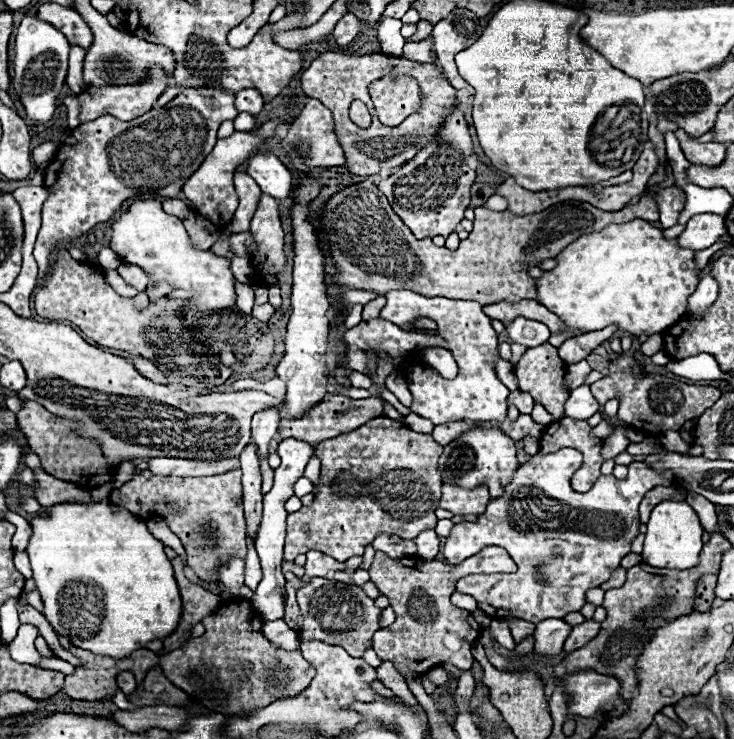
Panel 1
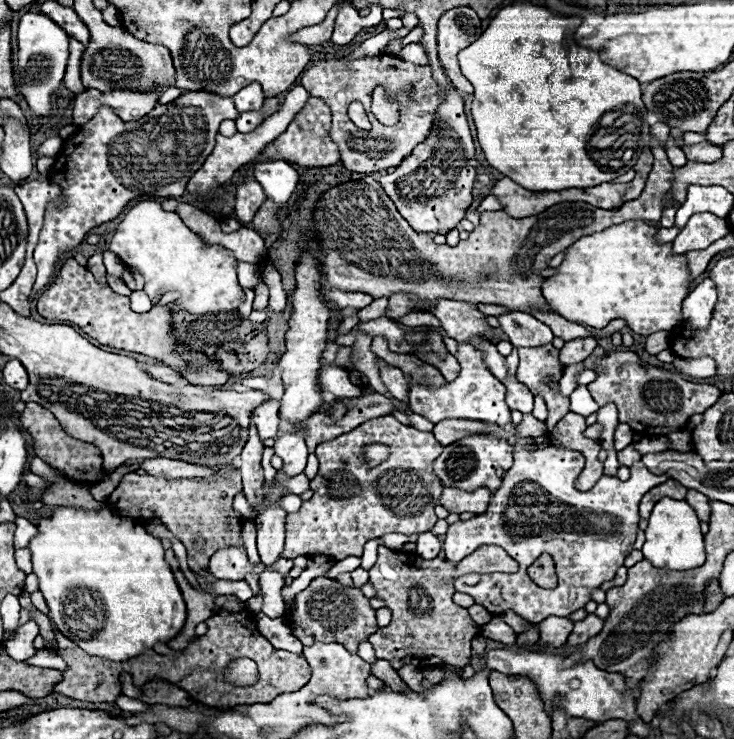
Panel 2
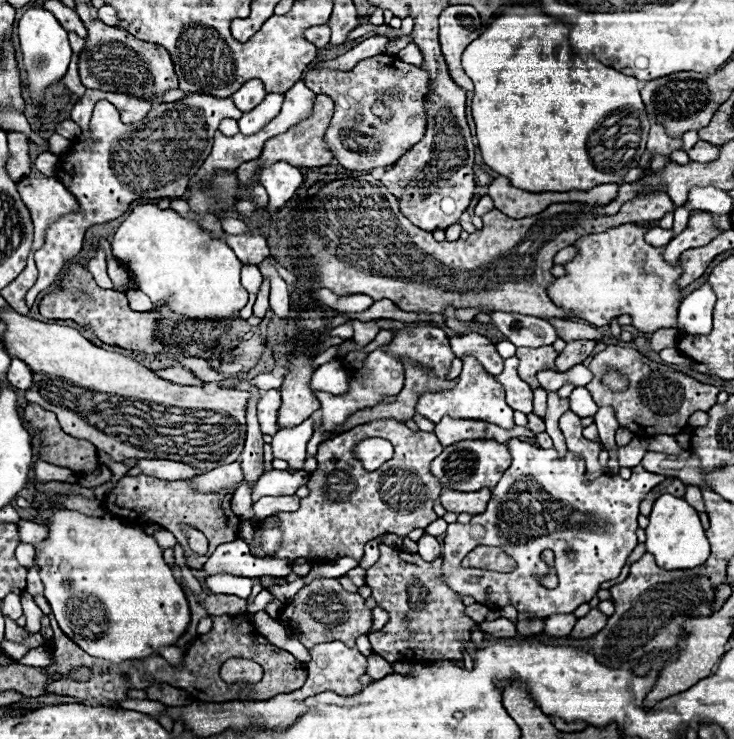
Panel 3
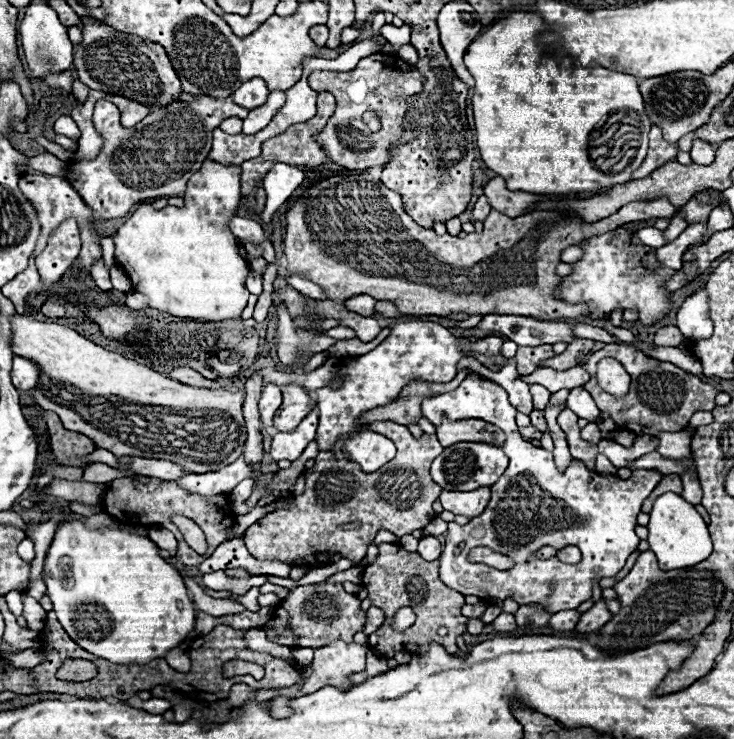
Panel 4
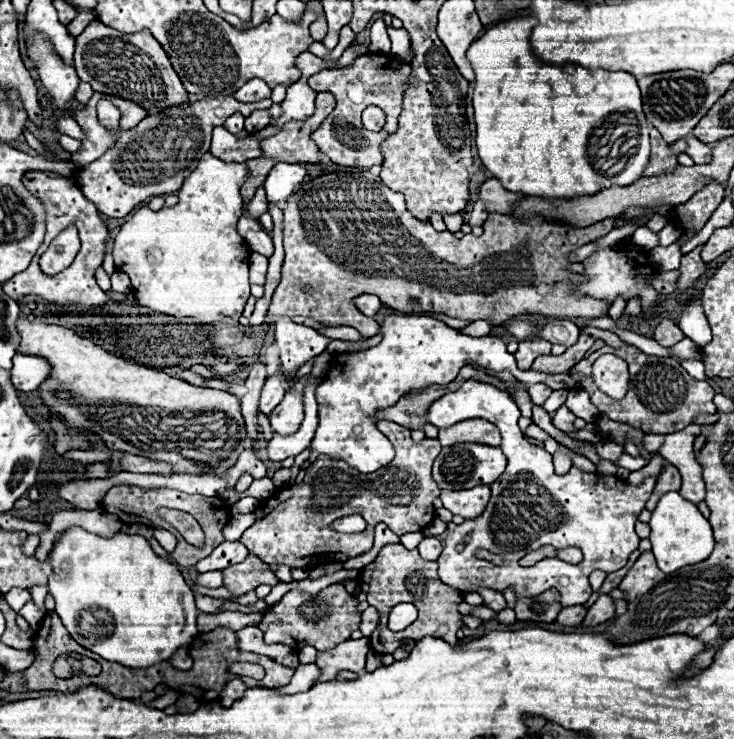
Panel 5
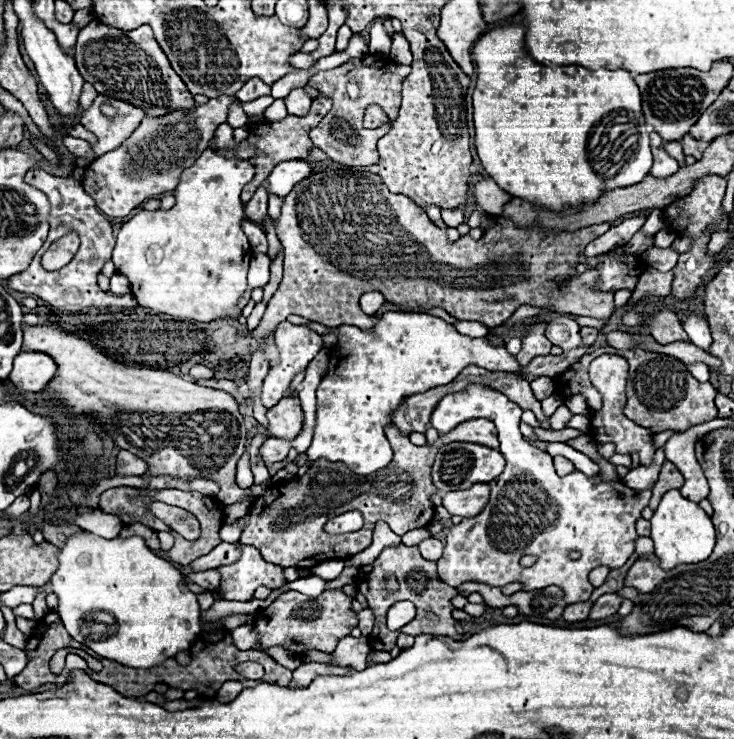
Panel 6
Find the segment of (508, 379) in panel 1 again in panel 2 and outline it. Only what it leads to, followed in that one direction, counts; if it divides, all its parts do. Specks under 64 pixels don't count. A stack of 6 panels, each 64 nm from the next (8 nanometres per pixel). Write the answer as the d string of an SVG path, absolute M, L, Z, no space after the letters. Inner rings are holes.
M474 336L474 338L472 338L472 346L476 346L476 348L482 352L488 370L490 370L498 380L504 380L504 378L506 378L506 370L508 370L508 368L506 368L506 358L498 354L496 346L494 346L492 342L488 342L488 340L482 340L480 336Z

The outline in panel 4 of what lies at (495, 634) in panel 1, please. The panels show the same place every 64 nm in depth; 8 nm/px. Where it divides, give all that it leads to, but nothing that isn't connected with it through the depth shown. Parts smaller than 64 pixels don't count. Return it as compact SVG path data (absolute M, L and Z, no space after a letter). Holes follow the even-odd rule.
M502 612L494 622L492 622L494 630L496 632L512 632L516 628L516 622L514 622L514 616L508 614L508 612Z

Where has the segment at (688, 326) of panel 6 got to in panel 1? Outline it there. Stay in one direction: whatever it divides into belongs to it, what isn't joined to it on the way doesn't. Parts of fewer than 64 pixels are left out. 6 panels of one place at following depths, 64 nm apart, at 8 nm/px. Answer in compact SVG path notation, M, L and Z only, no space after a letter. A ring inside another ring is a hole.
M706 274L698 282L698 288L694 290L694 294L688 298L686 312L690 316L702 316L714 304L716 296L718 296L718 284L716 284L716 280L710 274Z

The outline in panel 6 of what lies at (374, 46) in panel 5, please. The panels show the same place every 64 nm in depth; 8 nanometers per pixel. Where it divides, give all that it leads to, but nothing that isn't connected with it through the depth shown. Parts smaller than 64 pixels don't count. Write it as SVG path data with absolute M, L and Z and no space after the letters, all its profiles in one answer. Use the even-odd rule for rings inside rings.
M382 22L372 24L368 46L370 46L372 56L388 56L390 54L390 36L384 32Z

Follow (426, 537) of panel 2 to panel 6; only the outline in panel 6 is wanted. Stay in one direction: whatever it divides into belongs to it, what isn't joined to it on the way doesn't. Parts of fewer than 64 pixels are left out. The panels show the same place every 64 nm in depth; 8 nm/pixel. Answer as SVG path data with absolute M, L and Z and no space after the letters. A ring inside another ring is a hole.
M428 538L428 540L422 540L422 542L418 544L418 548L420 548L420 552L422 552L422 556L424 556L426 560L436 562L436 560L440 560L444 546L442 546L442 542L436 540L436 538Z

